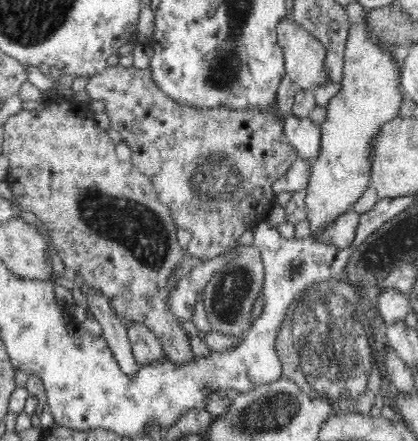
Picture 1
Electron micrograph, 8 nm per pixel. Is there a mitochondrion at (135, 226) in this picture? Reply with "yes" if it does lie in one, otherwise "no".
yes

